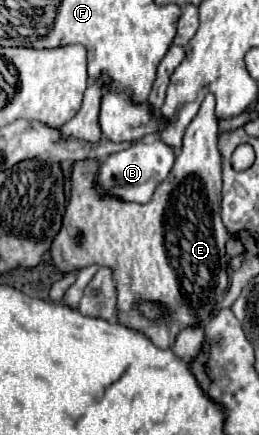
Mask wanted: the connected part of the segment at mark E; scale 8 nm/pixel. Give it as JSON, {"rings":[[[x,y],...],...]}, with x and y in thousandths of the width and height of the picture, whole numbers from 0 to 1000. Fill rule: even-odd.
{"rings":[[[803,214],[772,241],[764,264],[741,274],[718,301],[741,301],[710,310],[703,352],[687,352],[680,375],[656,393],[656,402],[602,430],[587,457],[556,471],[541,467],[494,467],[463,462],[463,453],[402,448],[386,434],[371,434],[371,398],[386,389],[386,370],[324,366],[293,370],[278,379],[270,416],[270,457],[247,480],[247,508],[232,522],[232,536],[201,554],[201,600],[232,628],[263,628],[278,618],[317,618],[332,609],[409,609],[440,623],[448,664],[456,664],[456,710],[479,715],[463,729],[463,743],[548,761],[571,770],[610,798],[656,798],[687,756],[703,747],[749,747],[749,743],[795,743],[811,738],[811,710],[819,701],[857,687],[857,678],[880,664],[880,600],[865,582],[865,559],[880,554],[880,531],[857,517],[849,503],[849,347],[842,347],[842,274],[826,264],[834,232],[819,214]],[[571,687],[571,692],[618,692],[649,710],[649,733],[625,738],[579,738],[541,724],[525,710],[525,697]]]}

